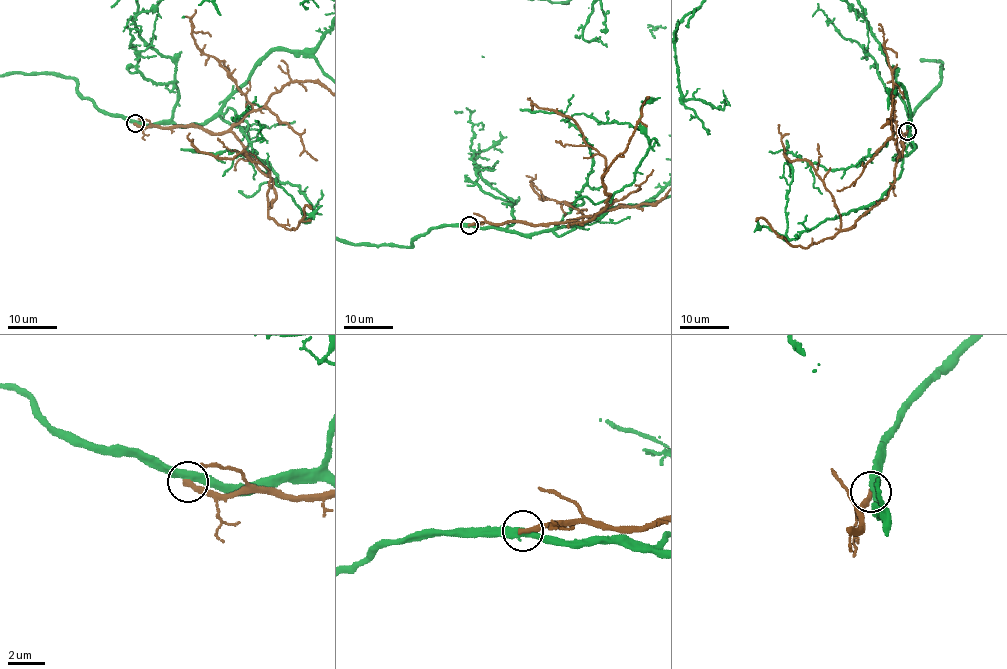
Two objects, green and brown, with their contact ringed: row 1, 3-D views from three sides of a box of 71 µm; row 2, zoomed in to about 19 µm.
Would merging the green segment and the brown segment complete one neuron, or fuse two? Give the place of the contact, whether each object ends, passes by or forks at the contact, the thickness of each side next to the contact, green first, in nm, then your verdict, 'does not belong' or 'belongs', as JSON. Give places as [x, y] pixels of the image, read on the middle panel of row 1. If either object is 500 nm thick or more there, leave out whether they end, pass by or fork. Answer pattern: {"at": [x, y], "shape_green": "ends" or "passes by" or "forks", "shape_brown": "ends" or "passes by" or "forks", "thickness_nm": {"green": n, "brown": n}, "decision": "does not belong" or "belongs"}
{"at": [469, 225], "shape_green": "passes by", "shape_brown": "ends", "thickness_nm": {"green": 440, "brown": 300}, "decision": "does not belong"}

